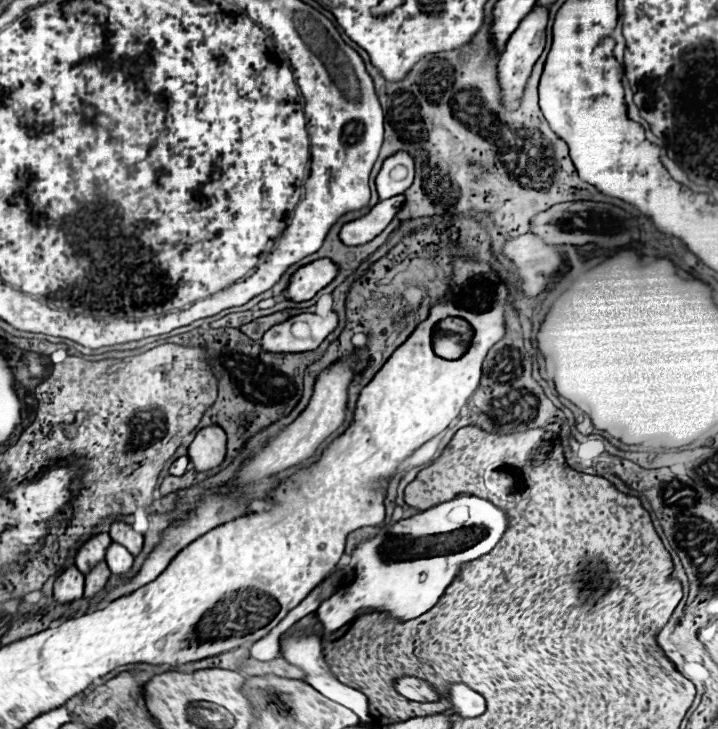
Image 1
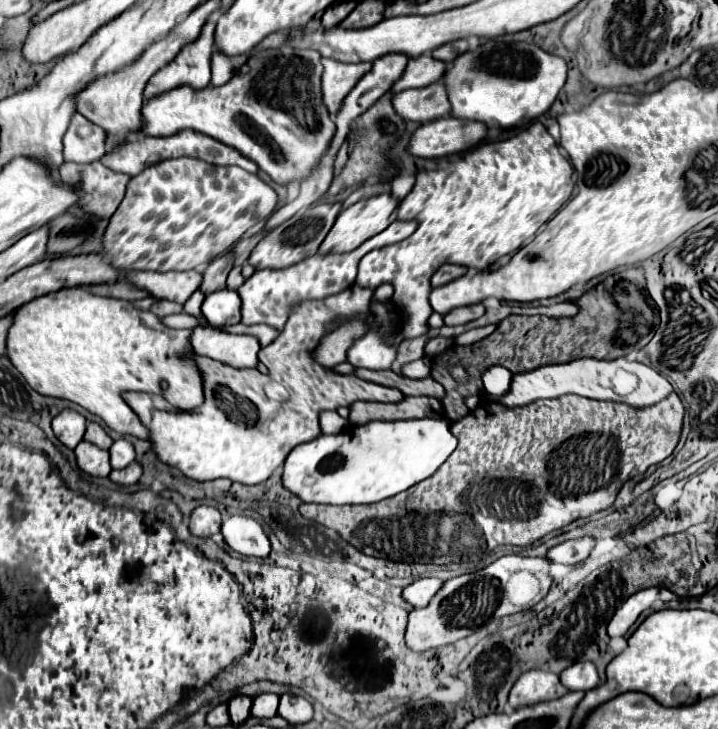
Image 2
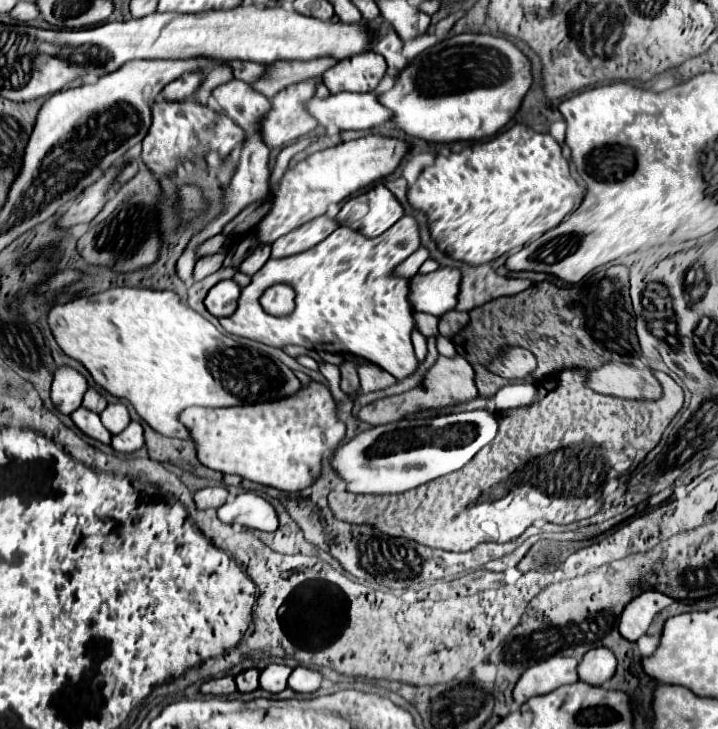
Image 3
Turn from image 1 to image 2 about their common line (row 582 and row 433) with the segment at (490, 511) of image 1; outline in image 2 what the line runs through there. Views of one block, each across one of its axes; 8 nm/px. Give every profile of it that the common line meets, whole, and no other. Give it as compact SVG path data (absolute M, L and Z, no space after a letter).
M444 418L346 426L340 434L298 444L284 460L282 486L302 502L374 504L432 476L454 450L456 438Z

